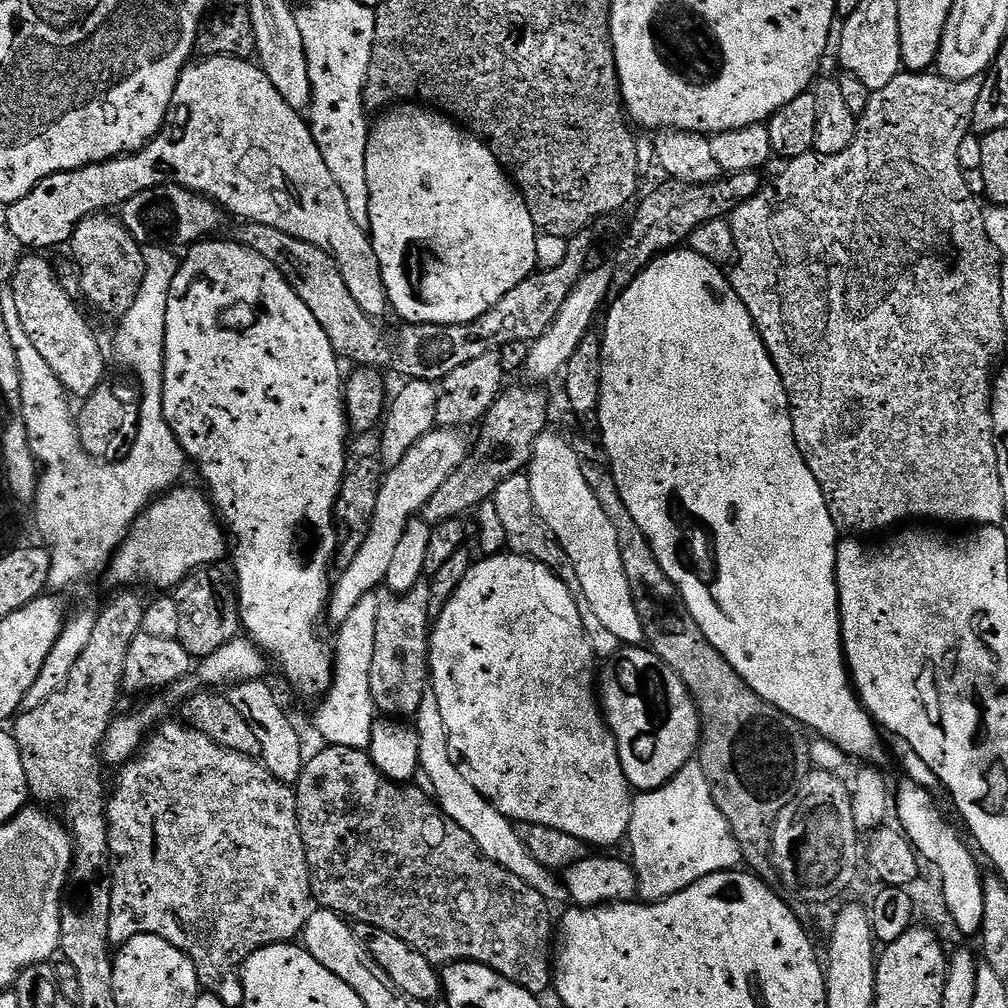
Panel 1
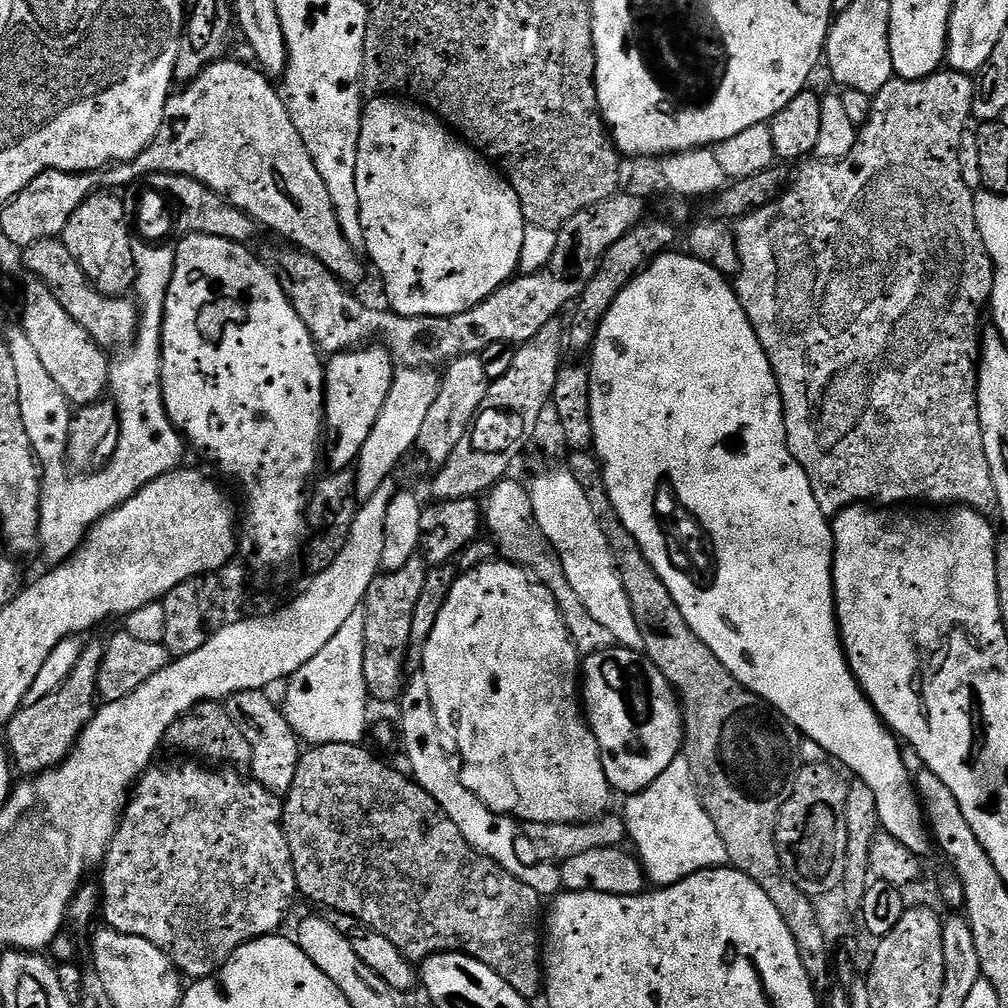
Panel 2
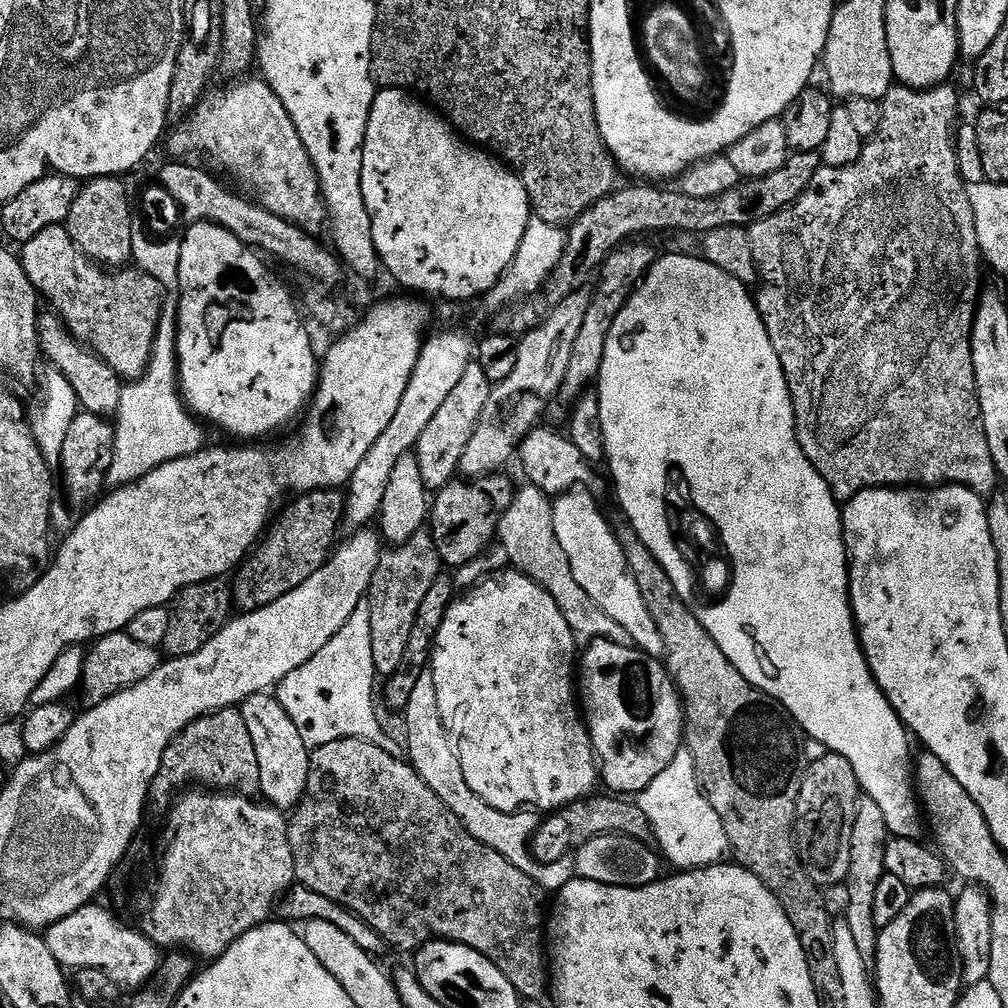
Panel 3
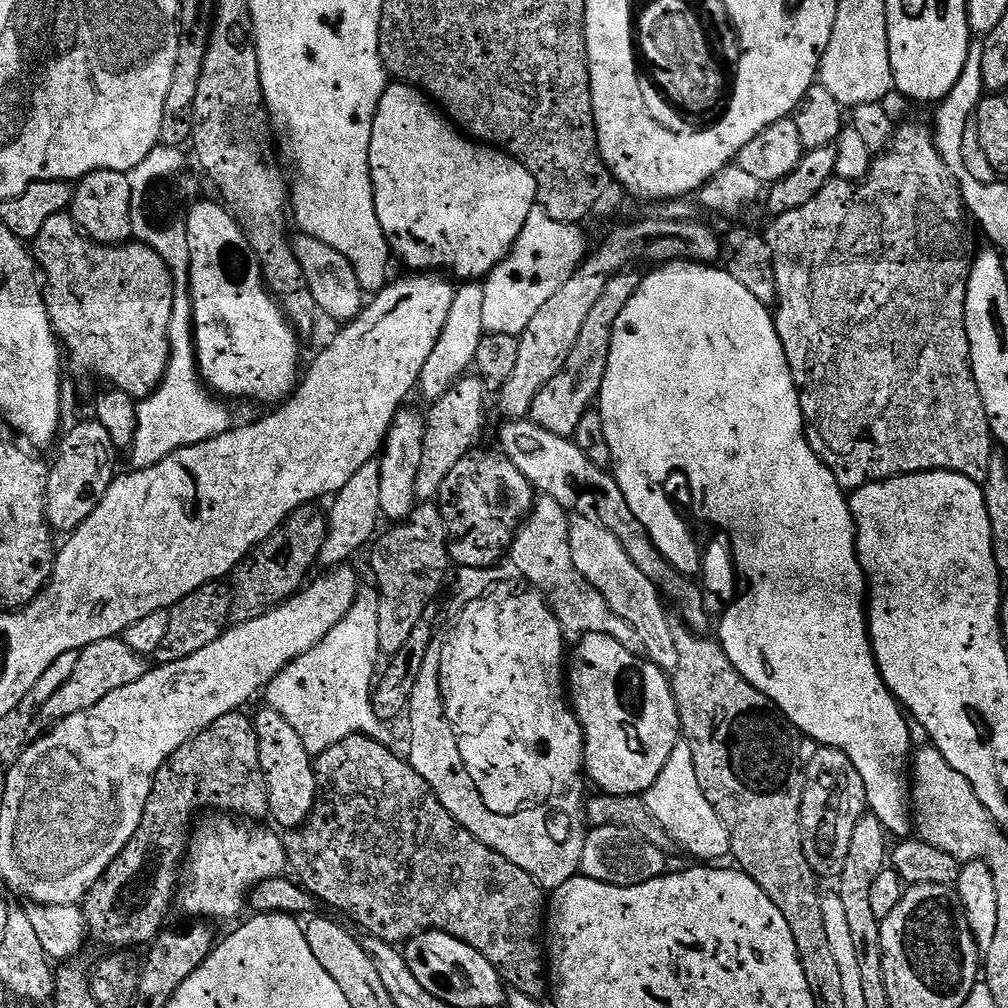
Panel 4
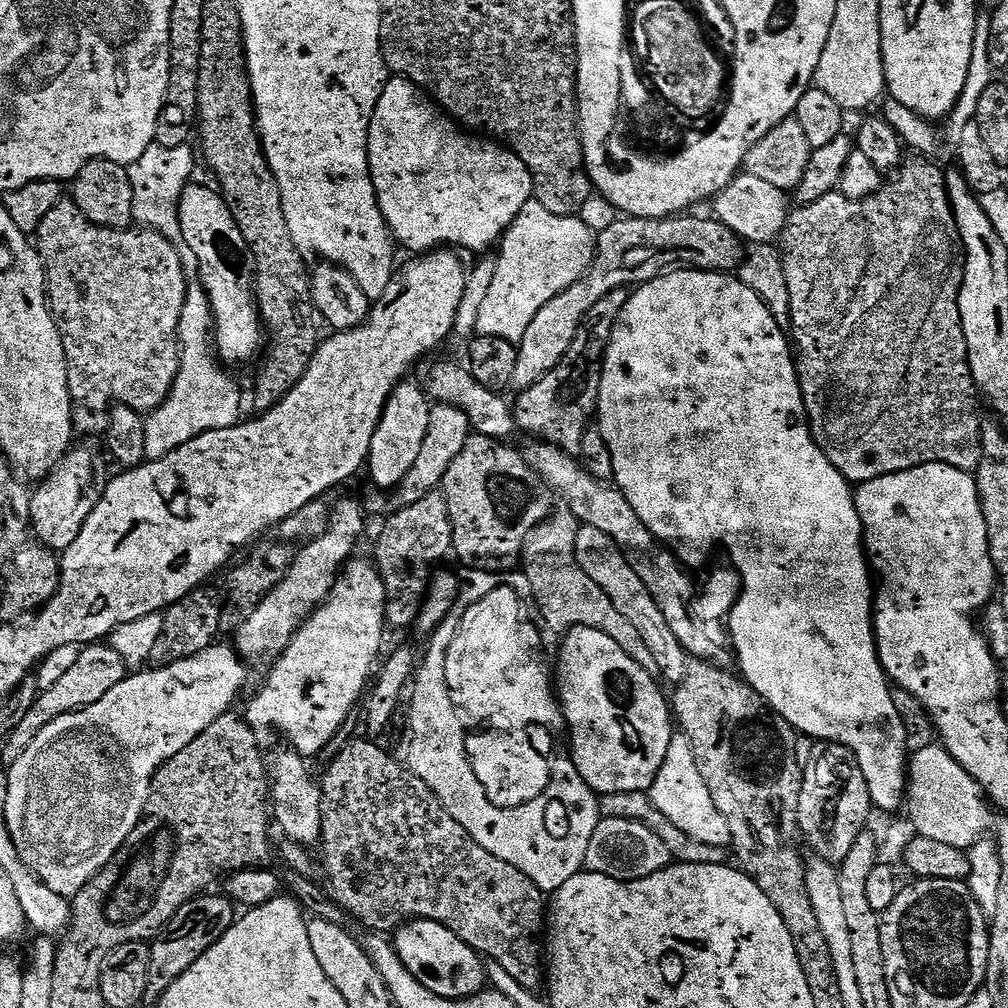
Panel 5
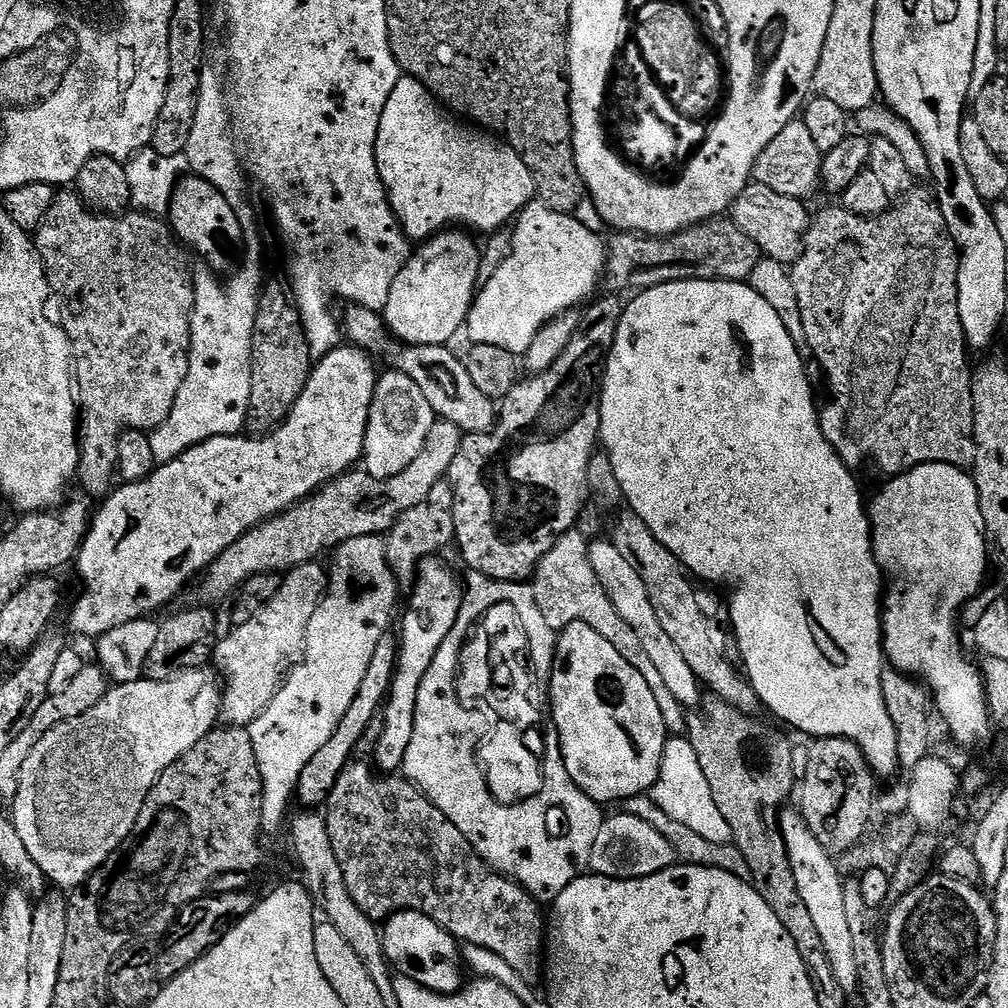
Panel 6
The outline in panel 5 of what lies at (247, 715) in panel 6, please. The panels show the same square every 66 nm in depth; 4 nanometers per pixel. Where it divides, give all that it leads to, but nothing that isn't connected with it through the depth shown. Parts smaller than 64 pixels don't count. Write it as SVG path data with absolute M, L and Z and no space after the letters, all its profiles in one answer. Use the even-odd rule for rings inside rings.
M363 503L344 504L335 509L334 519L328 531L309 541L298 552L288 568L286 578L268 595L265 600L250 614L248 621L234 633L234 647L241 657L252 660L268 660L276 656L292 639L297 639L302 625L323 605L332 594L336 579L344 570L345 564L353 559L356 543L364 532L366 508ZM301 623L301 624L300 624ZM300 628L300 629L299 629ZM296 631L297 636L296 636ZM296 636L296 637L295 637ZM249 656L249 657L248 657Z

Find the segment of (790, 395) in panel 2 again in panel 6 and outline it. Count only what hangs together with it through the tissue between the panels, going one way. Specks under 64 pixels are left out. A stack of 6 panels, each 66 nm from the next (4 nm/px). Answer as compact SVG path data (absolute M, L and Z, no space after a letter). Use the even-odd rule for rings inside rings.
M920 186L913 187L912 191L907 193L899 201L897 206L889 207L888 211L883 212L879 218L871 216L859 216L853 212L846 211L843 206L836 208L828 208L825 212L815 213L814 219L809 223L808 232L804 235L804 248L800 251L800 256L796 259L796 263L791 265L792 281L794 282L794 291L798 294L798 310L802 310L802 326L806 326L806 342L810 352L816 355L820 362L820 368L824 371L824 376L828 379L828 388L832 391L832 397L828 400L828 405L819 409L820 413L820 429L826 438L826 442L830 442L830 446L838 454L838 458L844 460L847 468L859 470L864 463L869 460L874 467L880 472L885 472L885 477L901 476L904 472L909 472L912 468L916 468L920 464L953 464L956 468L965 470L971 469L976 463L976 440L972 437L974 434L974 402L972 401L972 374L973 365L968 365L968 356L970 357L970 349L968 343L964 340L964 331L962 330L962 318L958 318L958 270L960 269L960 249L957 248L954 238L950 234L950 230L946 226L946 218L942 216L942 206L936 200L936 193L931 187Z

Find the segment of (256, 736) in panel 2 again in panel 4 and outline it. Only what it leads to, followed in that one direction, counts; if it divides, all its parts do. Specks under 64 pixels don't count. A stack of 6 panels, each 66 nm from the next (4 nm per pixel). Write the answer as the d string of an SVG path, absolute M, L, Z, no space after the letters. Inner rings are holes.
M264 706L261 708L262 710L258 714L255 713L253 724L259 738L259 762L262 763L264 777L267 780L269 817L274 818L278 824L276 826L281 829L299 828L307 823L308 817L312 814L313 806L316 804L317 778L314 760L312 754L306 750L298 732L290 726L290 722L287 722L284 716L270 707Z

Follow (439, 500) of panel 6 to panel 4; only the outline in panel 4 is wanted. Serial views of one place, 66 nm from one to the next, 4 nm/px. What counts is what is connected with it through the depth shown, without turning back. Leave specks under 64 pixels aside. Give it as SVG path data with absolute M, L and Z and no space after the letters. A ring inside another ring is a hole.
M417 503L406 520L389 528L392 529L371 545L370 553L372 552L372 576L376 579L374 587L380 593L378 646L385 657L391 658L410 639L414 626L425 619L427 612L424 611L439 594L444 579L449 579L450 557L448 531L435 503Z

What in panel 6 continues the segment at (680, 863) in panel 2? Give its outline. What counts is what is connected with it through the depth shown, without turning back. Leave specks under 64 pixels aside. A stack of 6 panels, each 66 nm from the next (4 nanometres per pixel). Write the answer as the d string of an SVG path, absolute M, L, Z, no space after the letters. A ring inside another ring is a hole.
M672 738L664 747L664 761L652 787L651 797L670 818L690 826L701 838L719 844L732 843L730 822L722 818L722 810L718 810L718 802L714 802L714 794L710 794L710 782L706 782L706 774L702 772L702 762L698 762L698 754L694 754L692 741L687 738Z

